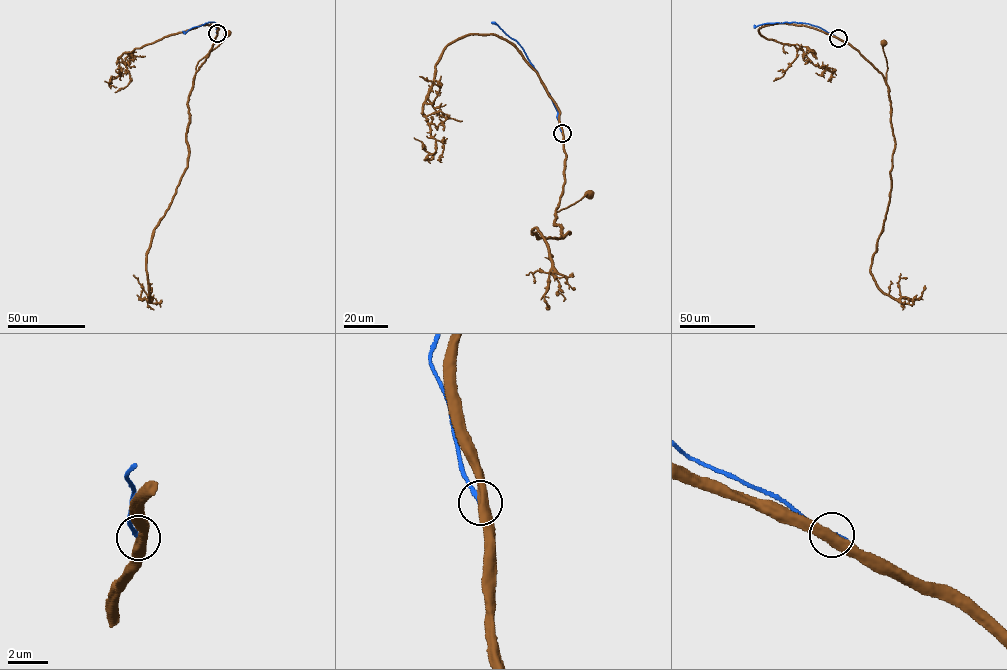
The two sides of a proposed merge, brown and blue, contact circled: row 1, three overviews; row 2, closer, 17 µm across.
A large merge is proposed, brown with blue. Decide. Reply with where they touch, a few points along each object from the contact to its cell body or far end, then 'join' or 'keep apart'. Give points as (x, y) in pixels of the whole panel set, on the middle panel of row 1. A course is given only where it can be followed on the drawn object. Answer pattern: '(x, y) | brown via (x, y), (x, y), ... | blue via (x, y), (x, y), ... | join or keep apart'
(562, 133) | brown via (562, 133), (565, 181), (555, 211), (566, 208), (589, 194) | blue via (562, 133), (550, 93), (523, 49), (491, 22) | keep apart

